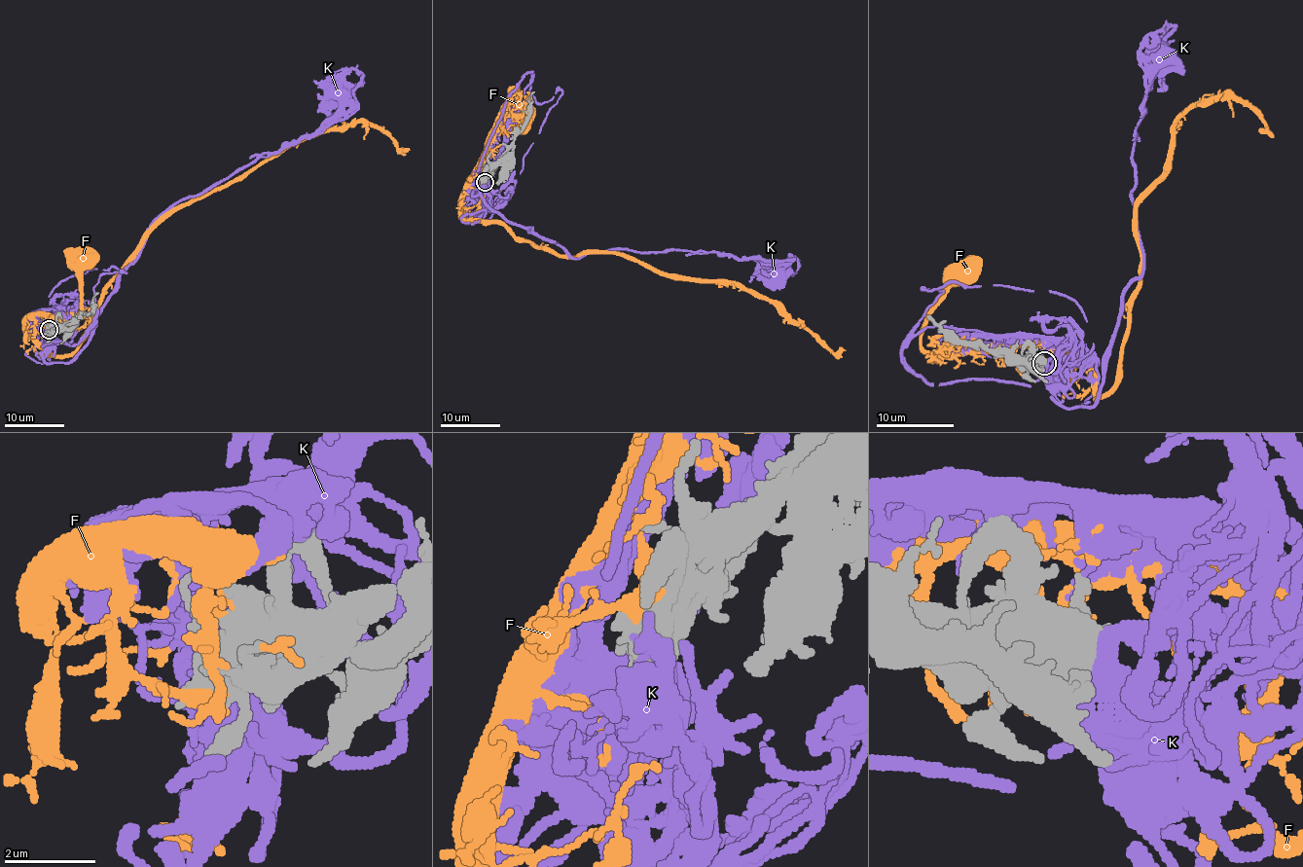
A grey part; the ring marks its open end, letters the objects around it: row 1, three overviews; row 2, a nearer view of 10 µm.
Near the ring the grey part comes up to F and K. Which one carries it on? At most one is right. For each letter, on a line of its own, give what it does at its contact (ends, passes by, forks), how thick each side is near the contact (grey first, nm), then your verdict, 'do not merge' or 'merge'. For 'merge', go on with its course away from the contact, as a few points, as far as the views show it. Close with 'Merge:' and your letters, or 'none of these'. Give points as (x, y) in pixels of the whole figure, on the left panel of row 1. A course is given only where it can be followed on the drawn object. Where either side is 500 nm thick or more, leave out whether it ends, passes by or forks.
F: calibres 550 and 400 nm; do not merge
K: calibres 600 and 480 nm; merge; course (48, 330), (44, 359), (68, 363), (146, 231), (180, 201), (309, 138), (339, 108), (335, 99)
Merge: K

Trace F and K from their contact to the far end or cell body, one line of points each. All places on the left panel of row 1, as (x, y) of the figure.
F: (47, 335), (41, 335), (35, 327), (36, 315), (55, 315), (64, 321), (77, 315), (80, 269), (86, 260)
K: (48, 330), (44, 359), (68, 363), (146, 231), (180, 201), (309, 138), (339, 108), (335, 99)

